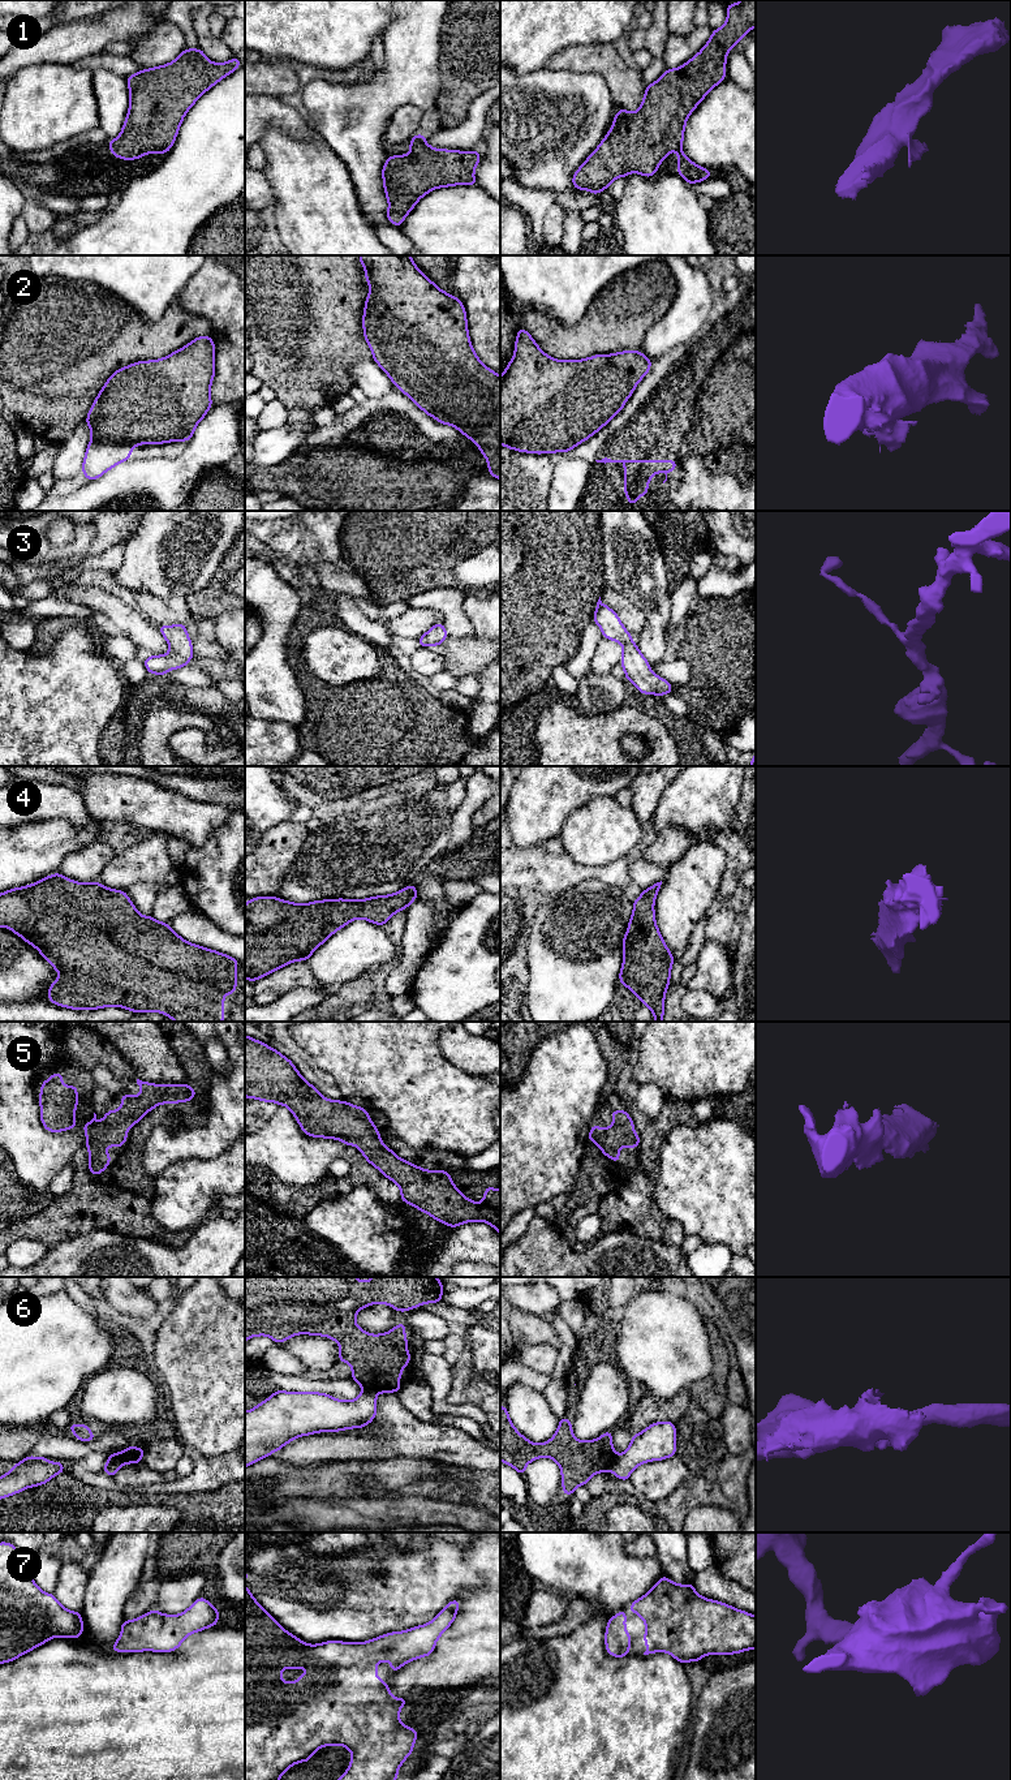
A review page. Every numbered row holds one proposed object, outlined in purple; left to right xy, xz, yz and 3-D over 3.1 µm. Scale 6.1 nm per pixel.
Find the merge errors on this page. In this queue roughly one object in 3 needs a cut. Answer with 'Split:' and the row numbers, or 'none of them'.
Split: 6

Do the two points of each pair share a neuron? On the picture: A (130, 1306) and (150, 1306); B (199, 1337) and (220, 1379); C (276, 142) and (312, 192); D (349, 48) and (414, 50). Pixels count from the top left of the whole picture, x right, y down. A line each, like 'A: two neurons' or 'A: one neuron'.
A: one neuron
B: one neuron
C: one neuron
D: two neurons

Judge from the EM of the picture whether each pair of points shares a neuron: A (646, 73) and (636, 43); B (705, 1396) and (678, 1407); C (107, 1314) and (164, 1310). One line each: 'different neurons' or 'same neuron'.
A: different neurons
B: different neurons
C: same neuron

